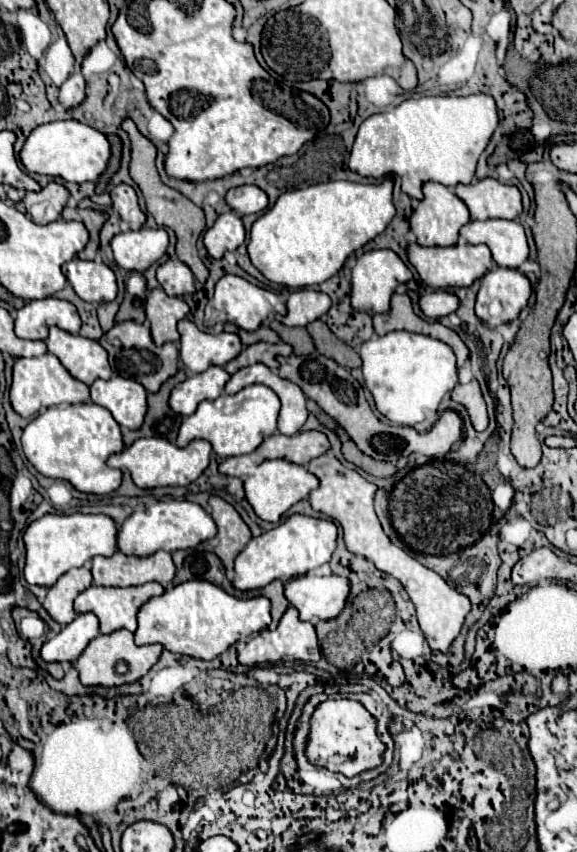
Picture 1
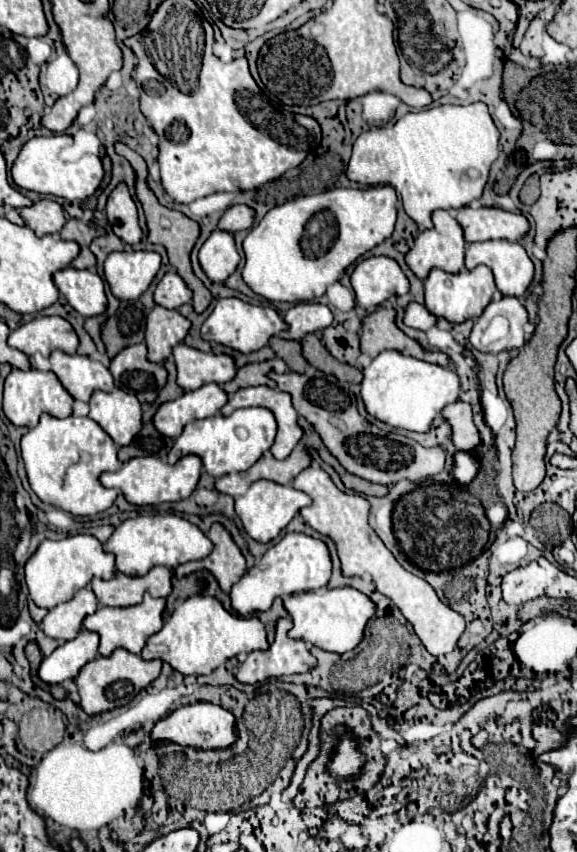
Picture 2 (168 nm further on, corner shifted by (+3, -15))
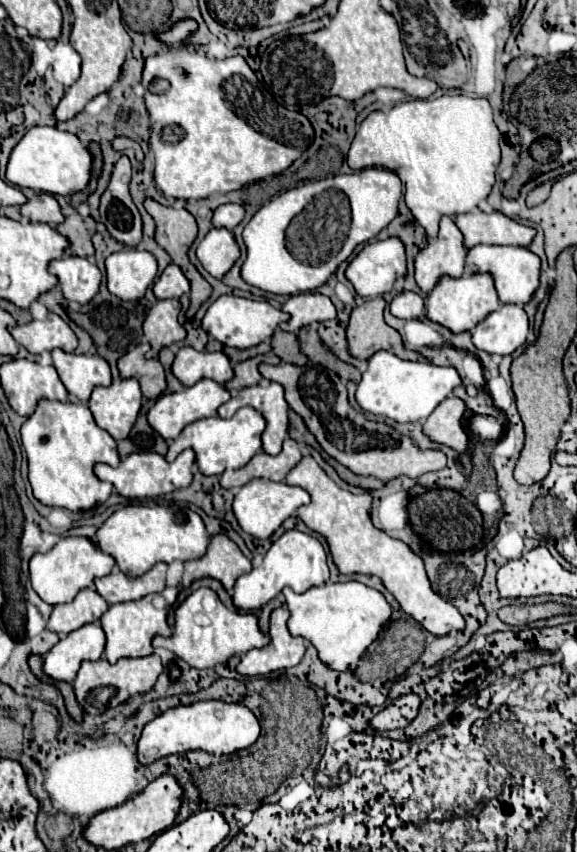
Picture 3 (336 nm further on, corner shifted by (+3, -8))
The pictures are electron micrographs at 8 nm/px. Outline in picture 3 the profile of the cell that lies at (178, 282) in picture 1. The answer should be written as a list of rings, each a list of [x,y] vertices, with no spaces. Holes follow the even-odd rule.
[[[170,263],[154,283],[156,299],[178,299],[190,291],[190,281],[184,277],[178,265]]]

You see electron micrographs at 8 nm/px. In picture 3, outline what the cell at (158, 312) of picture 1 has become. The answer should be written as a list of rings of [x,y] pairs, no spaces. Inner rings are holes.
[[[158,301],[144,319],[144,337],[150,343],[148,357],[156,357],[162,347],[180,343],[186,337],[186,329],[178,323],[180,301]]]

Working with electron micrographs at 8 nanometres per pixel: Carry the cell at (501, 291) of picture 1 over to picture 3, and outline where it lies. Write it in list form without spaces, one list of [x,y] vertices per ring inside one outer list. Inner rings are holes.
[[[500,305],[472,329],[472,343],[486,351],[508,355],[526,343],[528,315],[522,305]]]

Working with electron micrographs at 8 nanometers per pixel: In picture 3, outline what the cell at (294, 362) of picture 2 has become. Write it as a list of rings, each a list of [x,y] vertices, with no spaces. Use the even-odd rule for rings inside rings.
[[[282,329],[274,331],[272,337],[272,351],[284,361],[284,363],[292,363],[292,365],[306,365],[308,357],[300,351],[298,345],[298,337],[292,333],[286,333]]]

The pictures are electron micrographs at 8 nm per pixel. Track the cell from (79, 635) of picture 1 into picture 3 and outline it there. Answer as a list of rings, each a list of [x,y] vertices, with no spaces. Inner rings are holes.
[[[88,623],[64,635],[46,655],[44,673],[56,681],[74,681],[82,661],[98,661],[104,651],[106,635],[100,623]]]

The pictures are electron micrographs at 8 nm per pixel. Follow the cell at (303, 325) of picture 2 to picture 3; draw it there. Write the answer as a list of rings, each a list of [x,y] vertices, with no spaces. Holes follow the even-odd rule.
[[[320,293],[294,295],[282,305],[282,311],[290,313],[290,321],[282,323],[280,327],[290,333],[298,333],[306,325],[322,323],[322,321],[336,317],[336,309],[332,301]]]

